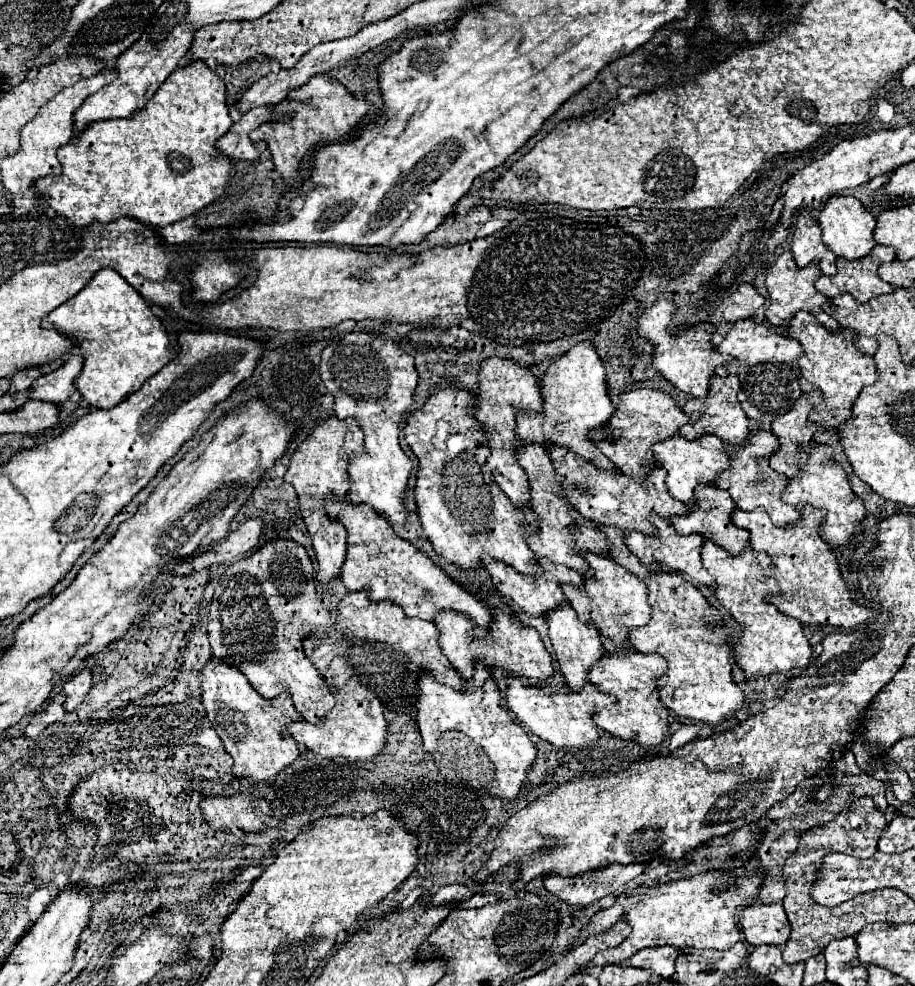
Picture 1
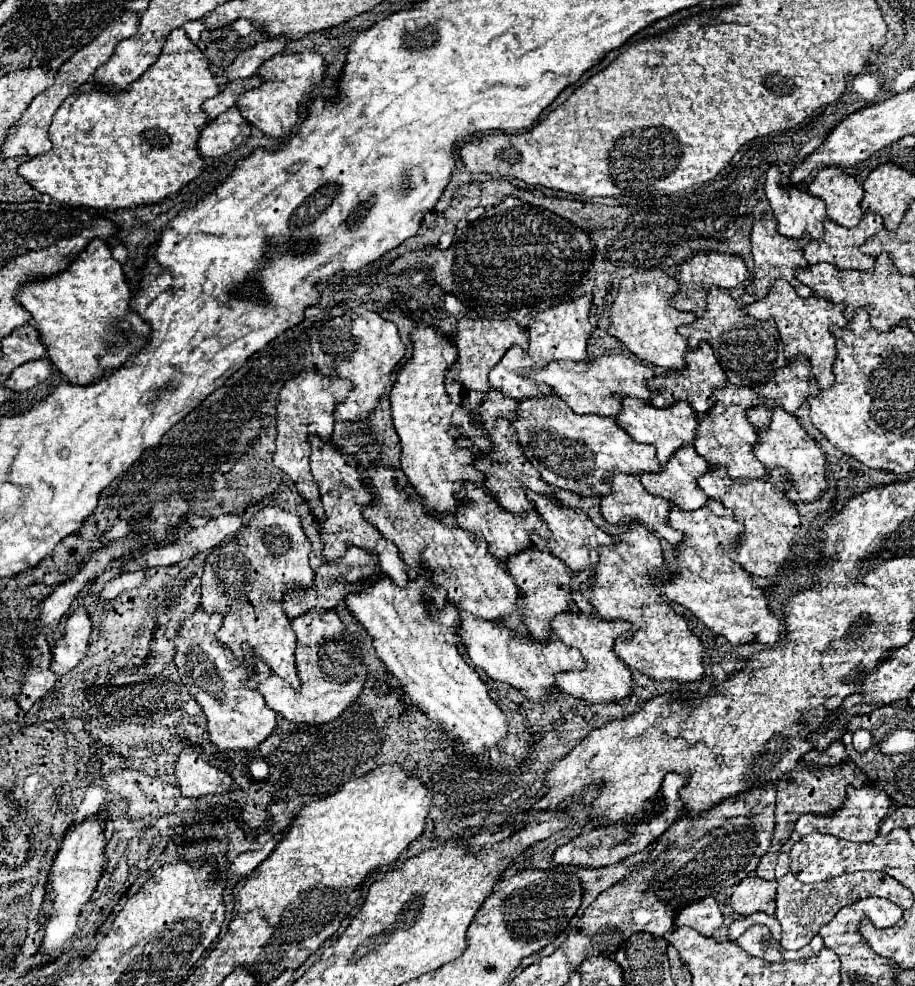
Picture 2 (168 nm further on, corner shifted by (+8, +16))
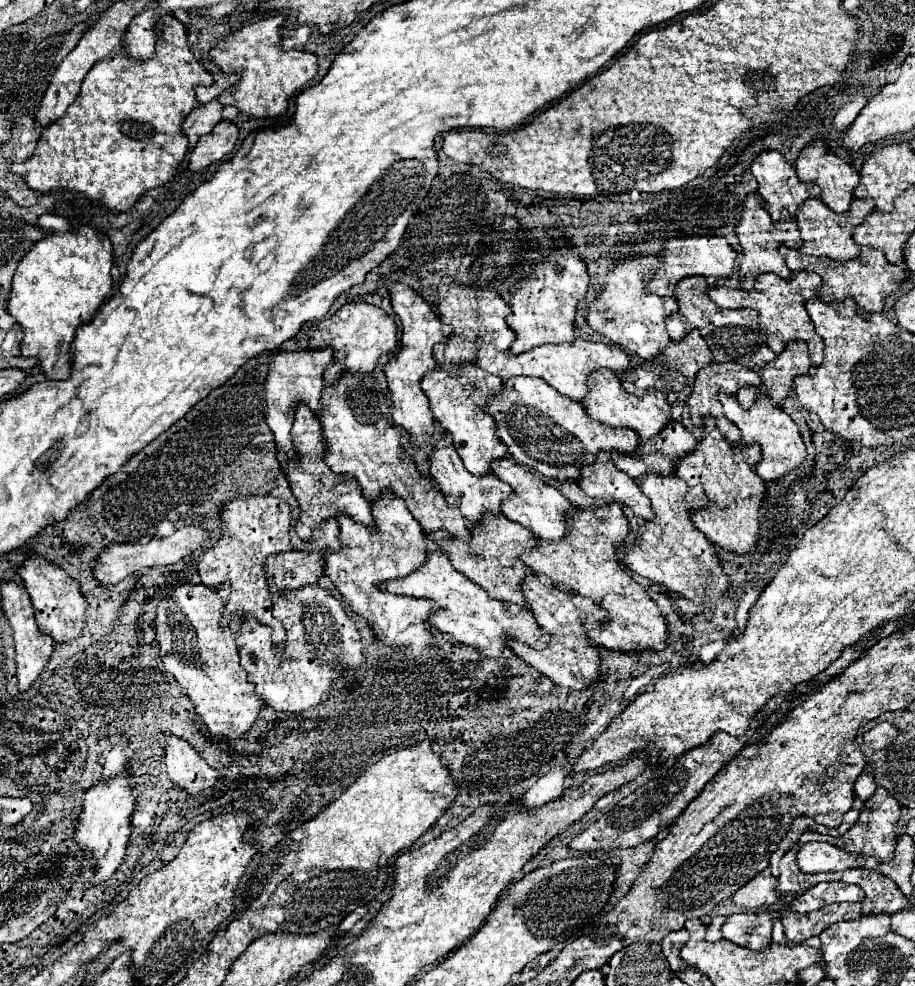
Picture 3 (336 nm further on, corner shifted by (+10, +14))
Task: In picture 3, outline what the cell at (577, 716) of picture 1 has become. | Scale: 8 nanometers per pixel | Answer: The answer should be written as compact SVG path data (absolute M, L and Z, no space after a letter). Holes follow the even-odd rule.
M434 550L428 552L428 560L426 564L410 574L408 578L400 578L400 580L392 580L388 584L382 586L386 592L394 592L394 594L402 594L402 596L414 596L414 598L430 598L434 600L440 610L436 614L430 616L430 624L436 626L440 632L448 632L450 636L454 636L458 642L468 644L472 648L476 648L482 656L486 658L500 658L500 654L508 648L510 640L520 640L520 642L528 642L530 646L548 646L548 642L552 640L550 634L544 634L540 630L540 626L536 626L536 620L532 616L530 610L520 606L512 606L512 604L504 604L500 600L488 598L488 594L484 592L482 586L478 586L476 582L472 582L470 578L466 578L464 574L460 574L450 562L448 558Z

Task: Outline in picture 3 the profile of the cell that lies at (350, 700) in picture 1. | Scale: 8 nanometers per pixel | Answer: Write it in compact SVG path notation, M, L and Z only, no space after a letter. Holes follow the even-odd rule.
M306 586L304 590L296 590L296 594L294 592L274 594L272 602L274 602L276 618L282 620L282 624L286 628L286 654L282 658L276 658L274 650L272 650L274 646L270 640L270 628L260 626L254 618L248 618L248 620L242 620L242 632L240 632L240 638L236 640L238 650L240 650L240 664L248 672L248 680L256 684L256 694L274 710L300 712L300 710L320 706L322 702L328 700L334 680L338 676L342 676L344 670L358 668L364 660L362 640L356 630L356 624L344 612L342 604L320 586Z

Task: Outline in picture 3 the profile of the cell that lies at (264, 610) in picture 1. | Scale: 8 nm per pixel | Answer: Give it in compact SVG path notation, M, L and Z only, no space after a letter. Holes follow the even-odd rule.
M252 496L252 498L236 498L232 502L228 502L222 508L222 536L218 538L218 542L206 550L200 558L198 558L198 574L204 582L204 586L208 588L216 588L220 590L222 586L230 588L232 594L232 602L236 604L236 612L238 616L250 616L254 614L254 618L260 624L266 624L274 630L272 640L274 640L274 650L276 656L284 654L284 638L286 638L286 630L282 626L282 622L278 618L272 616L272 600L270 600L270 592L268 592L268 578L264 578L264 562L268 556L272 554L280 554L280 552L288 552L294 550L294 546L290 544L290 524L292 524L292 512L290 506L276 498L276 496Z

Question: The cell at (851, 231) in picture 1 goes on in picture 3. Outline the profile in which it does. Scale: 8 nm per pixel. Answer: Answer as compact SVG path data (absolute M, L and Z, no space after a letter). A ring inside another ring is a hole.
M816 140L814 144L810 144L802 150L802 154L796 160L796 172L798 172L798 178L802 182L812 182L812 184L818 184L822 188L822 202L830 210L834 210L838 214L850 210L850 204L854 200L854 190L860 184L860 174L842 158L830 154L824 142Z

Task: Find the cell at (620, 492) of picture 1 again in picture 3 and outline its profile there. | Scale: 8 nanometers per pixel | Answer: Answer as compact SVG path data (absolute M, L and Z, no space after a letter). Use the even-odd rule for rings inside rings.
M516 376L504 382L502 392L488 402L488 412L496 418L498 424L498 438L508 446L510 458L518 462L520 466L532 470L534 474L540 474L544 478L552 480L578 480L580 466L590 466L596 462L598 452L620 452L620 454L634 454L640 446L638 434L632 434L632 430L624 428L608 428L588 416L584 406L580 402L570 400L568 396L558 394L550 384L546 384L542 378L530 378L530 376Z

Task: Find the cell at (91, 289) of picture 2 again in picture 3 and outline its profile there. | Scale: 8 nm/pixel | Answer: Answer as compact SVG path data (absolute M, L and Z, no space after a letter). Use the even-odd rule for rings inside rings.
M81 225L78 232L52 232L18 262L12 278L8 312L22 326L22 356L36 356L52 380L70 378L70 344L76 330L88 324L112 288L112 244L96 228Z

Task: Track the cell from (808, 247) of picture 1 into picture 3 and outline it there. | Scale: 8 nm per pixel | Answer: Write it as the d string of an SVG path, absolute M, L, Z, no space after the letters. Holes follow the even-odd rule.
M776 150L760 152L752 162L752 174L758 180L758 192L762 196L762 202L766 204L768 214L772 216L772 222L780 222L782 212L788 212L792 218L796 218L796 212L808 198L820 198L820 188L816 184L804 184L798 180L794 166L790 166L784 156Z

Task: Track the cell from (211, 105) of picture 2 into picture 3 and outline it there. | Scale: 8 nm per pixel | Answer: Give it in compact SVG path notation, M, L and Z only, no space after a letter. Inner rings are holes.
M212 100L212 102L206 102L204 106L194 108L188 114L182 128L184 128L184 134L190 140L190 150L196 146L198 136L204 136L204 134L212 132L212 128L222 120L222 108L224 106L220 104L220 100Z

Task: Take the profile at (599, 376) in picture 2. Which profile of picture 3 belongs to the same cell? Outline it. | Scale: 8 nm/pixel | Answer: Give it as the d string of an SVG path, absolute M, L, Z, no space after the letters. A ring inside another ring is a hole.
M576 338L570 344L544 344L544 346L536 346L530 352L512 356L510 352L500 352L494 346L486 346L482 344L478 350L478 364L482 370L486 370L488 374L496 374L502 380L508 378L516 378L516 376L538 376L542 380L546 380L552 388L556 388L560 394L576 400L576 402L584 402L584 398L588 396L588 382L590 382L590 374L594 374L598 368L608 368L610 372L614 372L616 376L622 376L624 372L628 372L630 366L630 356L616 348L616 346L608 346L602 342L586 342L582 338Z

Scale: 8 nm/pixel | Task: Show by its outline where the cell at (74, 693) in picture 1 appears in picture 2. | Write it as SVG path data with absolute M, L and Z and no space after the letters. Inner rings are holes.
M78 606L74 614L66 620L64 634L60 636L60 640L54 642L52 664L50 664L54 674L58 676L66 674L86 656L90 632L92 632L92 626L88 618L88 610L84 606Z

